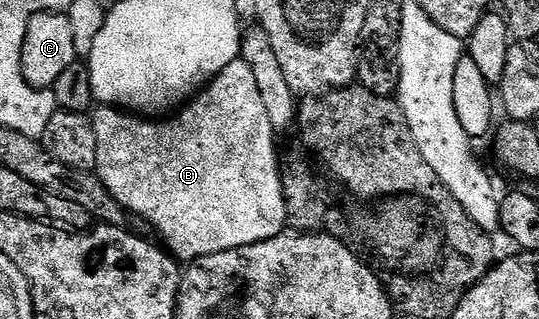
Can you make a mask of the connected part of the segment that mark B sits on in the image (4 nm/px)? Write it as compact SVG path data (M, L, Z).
M241 60L228 64L228 68L224 68L211 82L207 82L201 93L191 98L175 114L178 114L175 118L166 116L161 120L151 120L146 116L120 110L117 106L99 105L93 111L90 123L92 132L96 134L96 160L98 161L96 173L104 188L108 188L108 192L112 192L114 199L125 208L127 215L134 217L135 214L136 217L143 218L162 237L161 245L182 264L189 264L196 258L203 258L216 252L256 244L260 240L268 240L272 236L283 233L288 226L286 193L282 190L283 171L278 170L278 154L274 151L276 135L268 120L268 112L264 112L264 100L260 100L260 88L256 88L256 76L252 76L248 64Z

